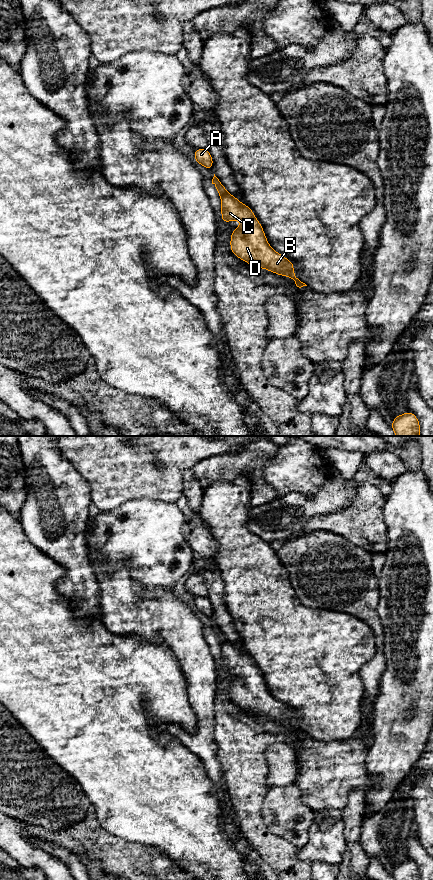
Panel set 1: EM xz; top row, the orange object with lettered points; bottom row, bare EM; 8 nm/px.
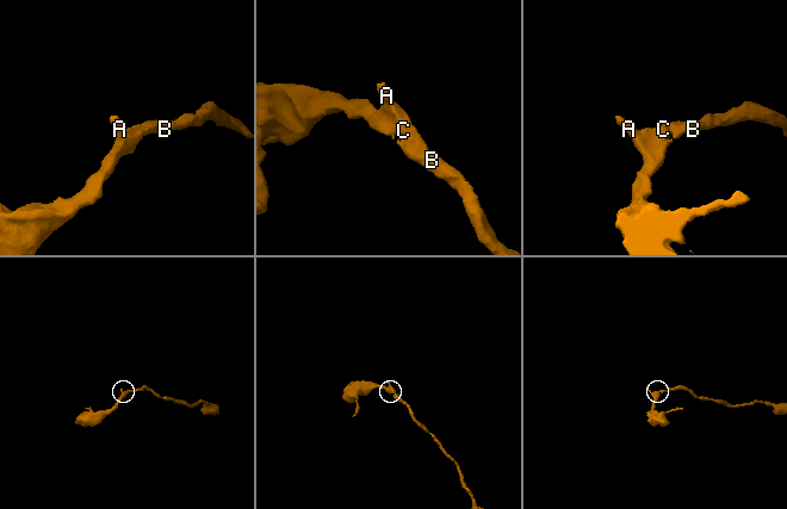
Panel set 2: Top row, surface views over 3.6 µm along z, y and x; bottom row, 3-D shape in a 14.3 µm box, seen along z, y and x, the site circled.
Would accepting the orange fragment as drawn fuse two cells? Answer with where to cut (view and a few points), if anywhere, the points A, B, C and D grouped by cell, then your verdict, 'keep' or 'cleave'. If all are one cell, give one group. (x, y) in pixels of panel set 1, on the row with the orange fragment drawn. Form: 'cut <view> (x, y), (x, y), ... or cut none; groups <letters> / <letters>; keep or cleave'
cut none; groups A B C D; keep

